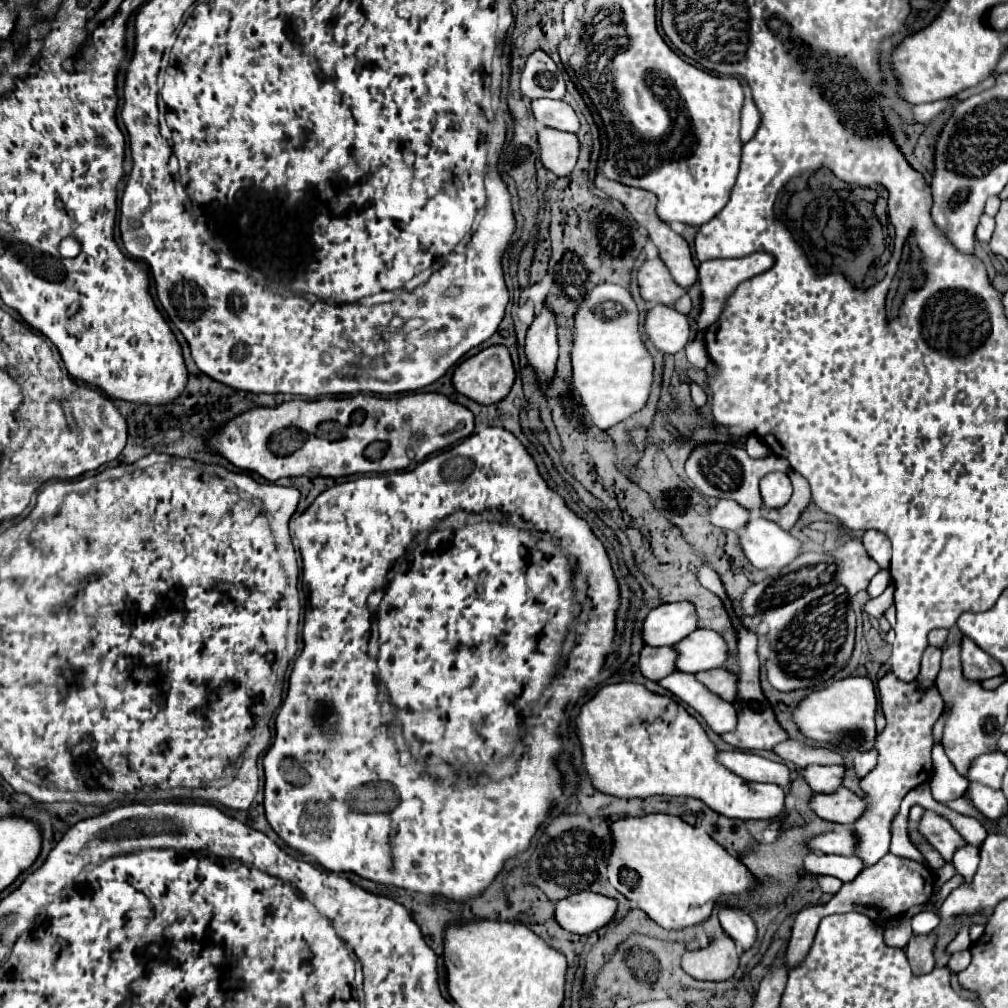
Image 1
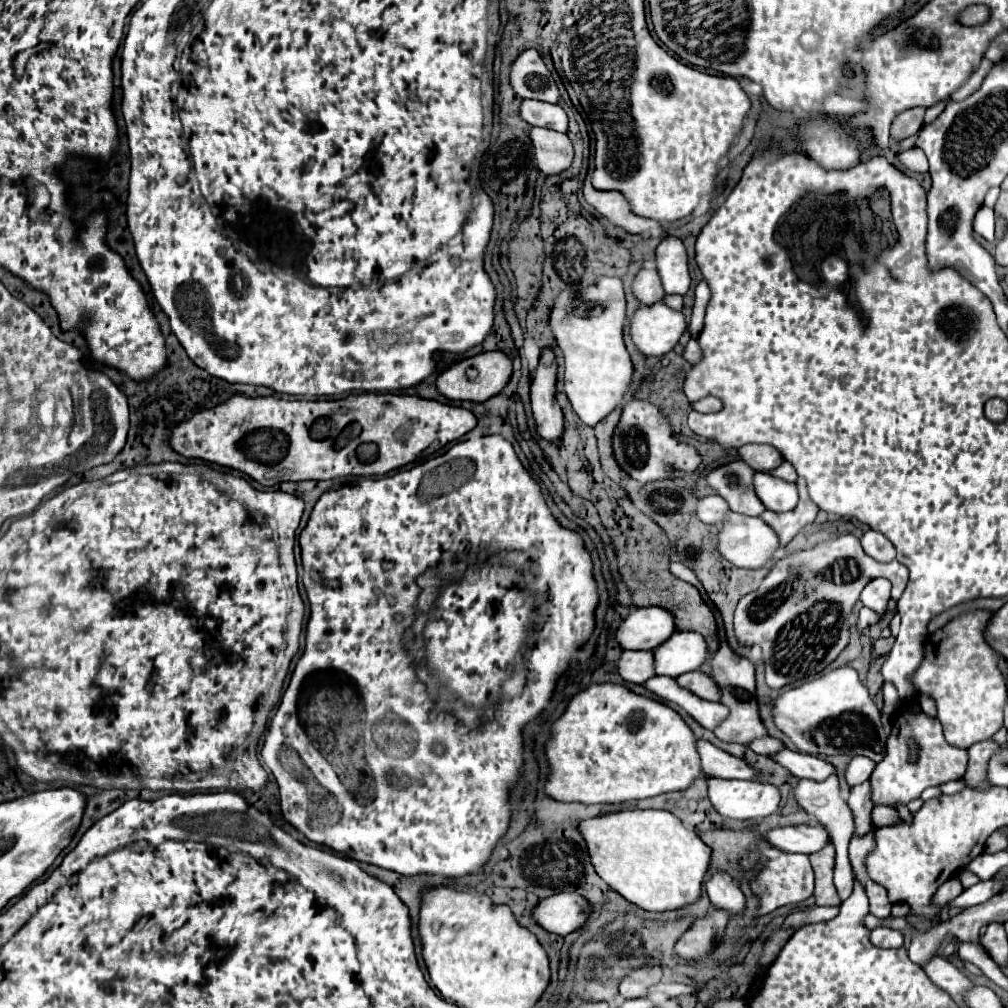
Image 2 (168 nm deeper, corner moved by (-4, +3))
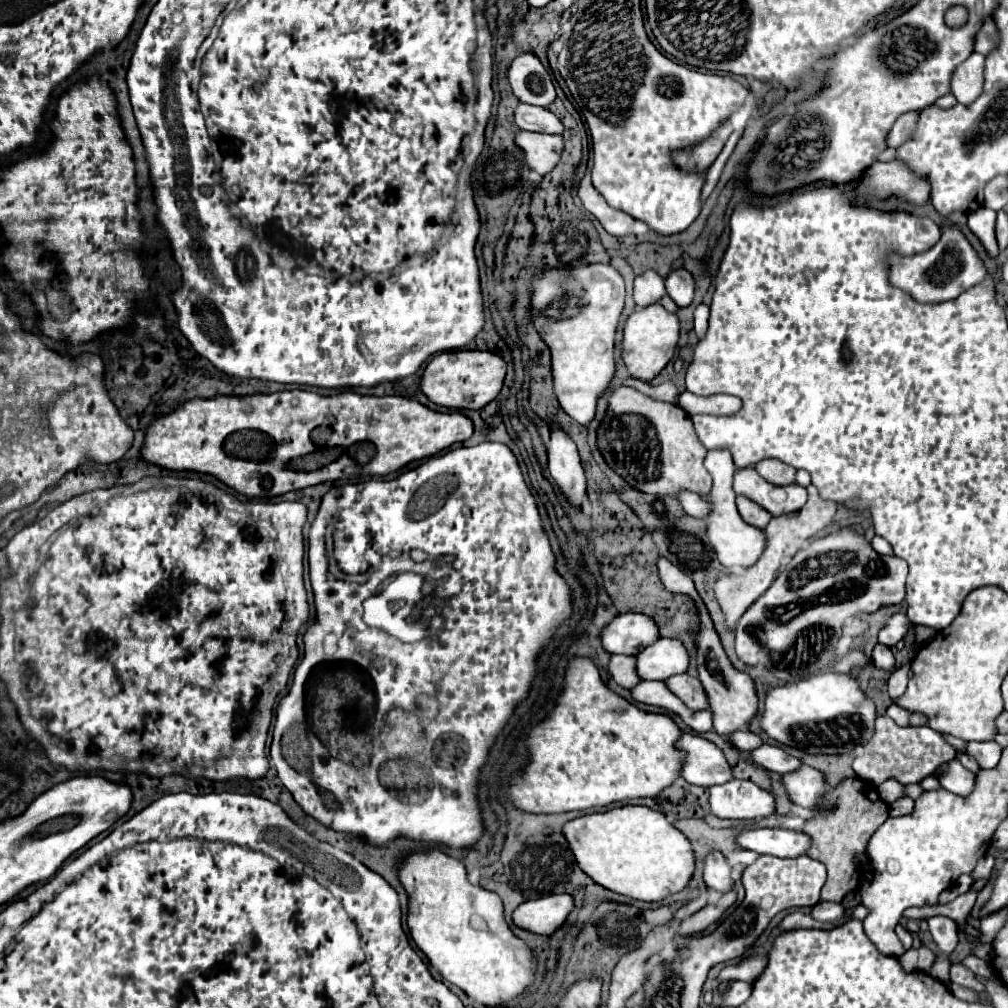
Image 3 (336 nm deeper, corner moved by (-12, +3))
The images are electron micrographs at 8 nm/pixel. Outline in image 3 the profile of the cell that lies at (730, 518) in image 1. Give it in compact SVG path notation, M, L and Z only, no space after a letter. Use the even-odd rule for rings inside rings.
M679 491L677 493L677 501L681 503L681 507L685 509L687 515L697 517L697 519L705 519L709 513L709 501L699 497L693 491Z

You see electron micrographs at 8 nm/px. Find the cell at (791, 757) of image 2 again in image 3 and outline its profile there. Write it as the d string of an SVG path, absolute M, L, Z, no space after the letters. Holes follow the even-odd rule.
M761 745L761 747L753 749L749 753L749 759L755 765L759 765L759 767L771 771L771 773L779 773L779 775L789 773L789 771L795 771L801 765L799 759L787 755L783 749L773 747L773 745Z

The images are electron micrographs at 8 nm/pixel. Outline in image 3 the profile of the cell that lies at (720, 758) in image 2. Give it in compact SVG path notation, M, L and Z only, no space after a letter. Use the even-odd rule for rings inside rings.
M683 733L675 743L675 747L677 751L685 753L681 777L687 783L699 787L713 787L723 785L731 779L731 767L725 755L711 741L691 733Z

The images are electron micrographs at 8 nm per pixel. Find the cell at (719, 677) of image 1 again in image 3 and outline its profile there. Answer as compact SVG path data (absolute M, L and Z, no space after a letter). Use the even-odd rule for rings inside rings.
M681 673L681 675L675 675L675 677L667 679L665 685L669 687L669 691L673 695L677 695L683 703L687 703L687 707L691 711L701 711L701 709L707 709L709 707L707 697L705 697L705 691L703 691L699 679L691 677L687 673Z

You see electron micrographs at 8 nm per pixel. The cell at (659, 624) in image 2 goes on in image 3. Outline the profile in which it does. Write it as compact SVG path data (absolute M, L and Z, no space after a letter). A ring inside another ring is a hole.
M643 613L617 615L601 631L601 643L607 653L637 655L643 647L659 639L657 625Z

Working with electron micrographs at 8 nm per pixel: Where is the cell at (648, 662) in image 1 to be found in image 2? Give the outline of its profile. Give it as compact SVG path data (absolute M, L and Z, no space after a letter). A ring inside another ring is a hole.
M625 651L619 659L619 675L625 681L643 685L653 677L653 651Z

